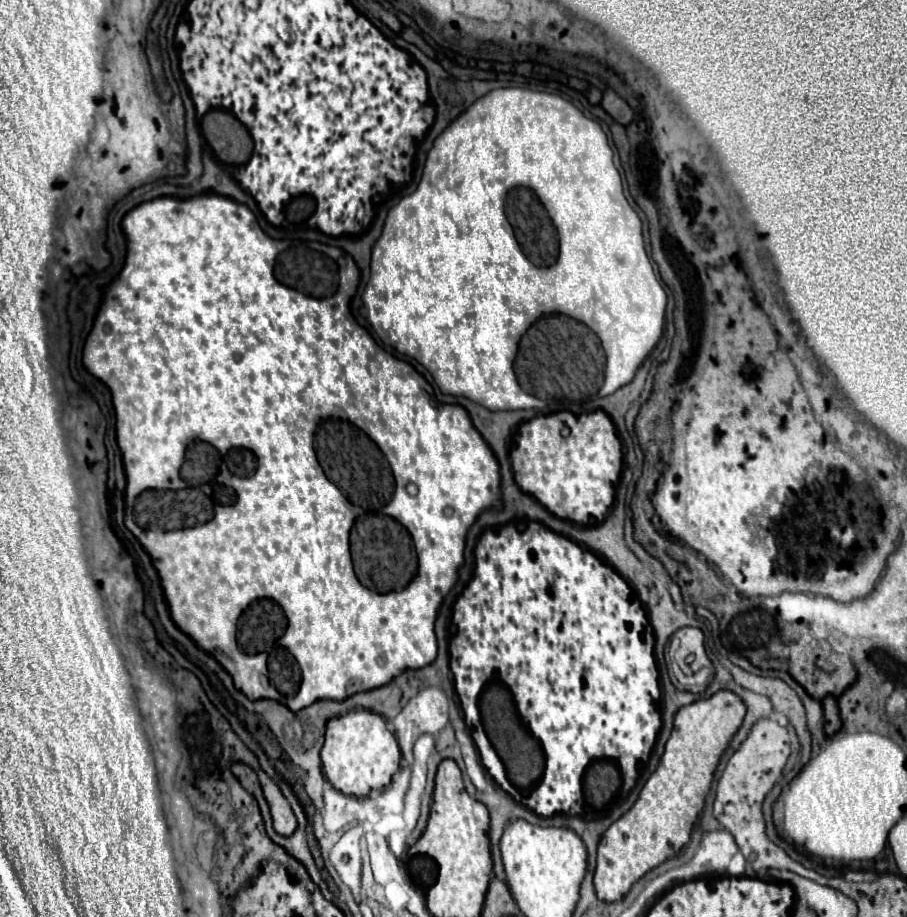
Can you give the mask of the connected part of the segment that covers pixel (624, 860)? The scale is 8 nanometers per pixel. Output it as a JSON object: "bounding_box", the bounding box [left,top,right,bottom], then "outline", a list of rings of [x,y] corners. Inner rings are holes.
{"bounding_box":[594,691,746,901],"outline":[[[718,691],[710,699],[700,699],[678,709],[658,769],[646,781],[632,809],[612,823],[600,839],[598,867],[594,873],[594,887],[600,901],[622,901],[638,879],[678,855],[690,841],[692,827],[704,809],[720,757],[738,733],[744,715],[746,707],[732,691]]]}

